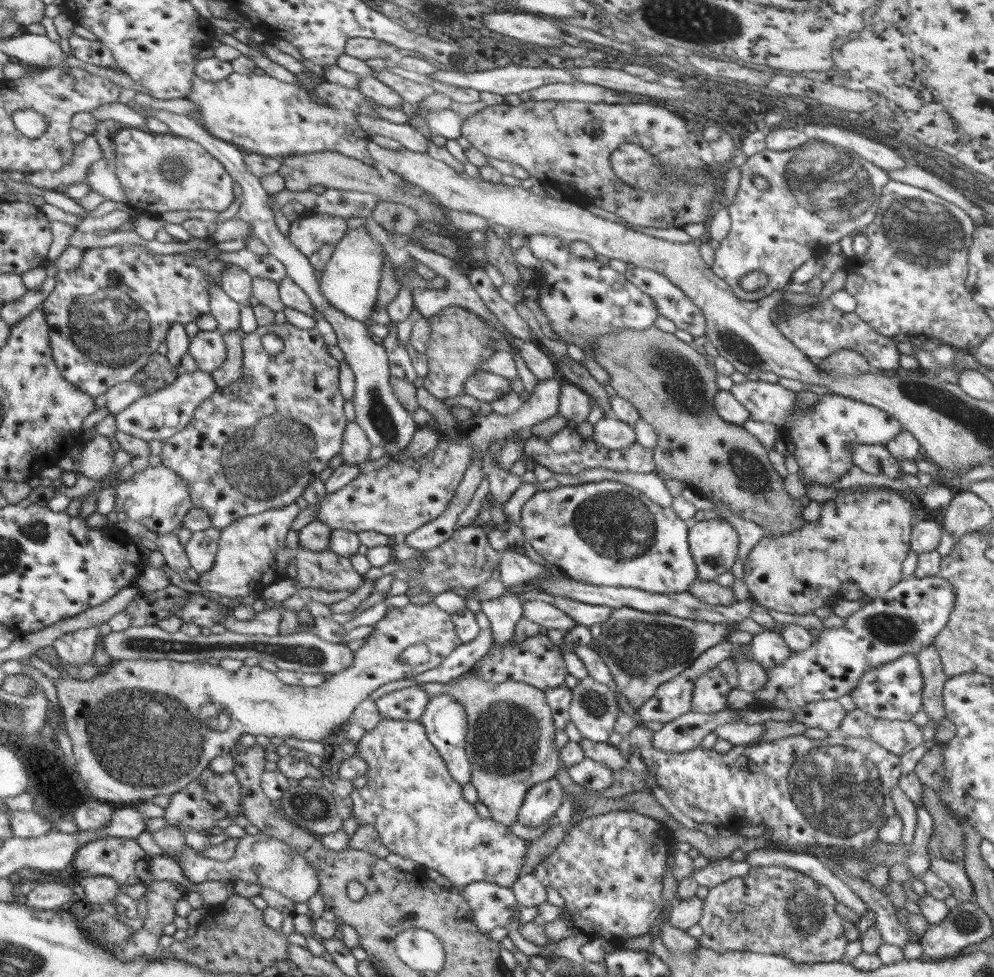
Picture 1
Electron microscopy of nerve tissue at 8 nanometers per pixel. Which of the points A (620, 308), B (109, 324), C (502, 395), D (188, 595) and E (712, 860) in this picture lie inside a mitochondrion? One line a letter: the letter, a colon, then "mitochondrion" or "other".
A: other
B: mitochondrion
C: other
D: other
E: other

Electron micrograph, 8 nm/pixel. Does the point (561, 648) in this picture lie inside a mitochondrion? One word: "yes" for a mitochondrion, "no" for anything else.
no

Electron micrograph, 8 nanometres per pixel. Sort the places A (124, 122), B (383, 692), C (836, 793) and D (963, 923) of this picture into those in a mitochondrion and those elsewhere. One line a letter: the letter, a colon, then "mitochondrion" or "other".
A: other
B: other
C: mitochondrion
D: mitochondrion

